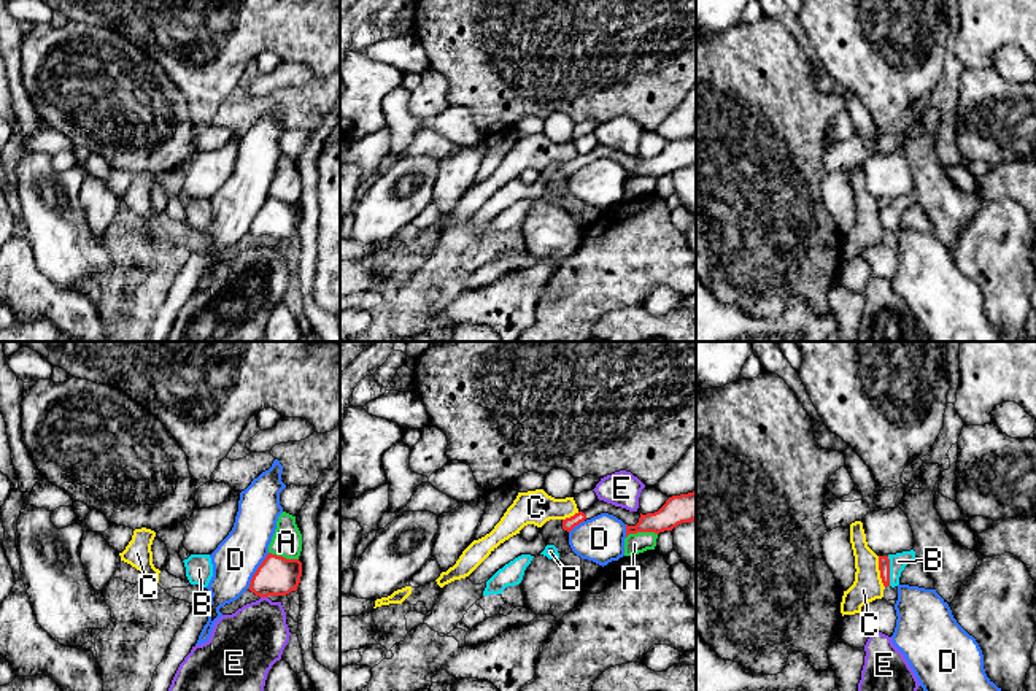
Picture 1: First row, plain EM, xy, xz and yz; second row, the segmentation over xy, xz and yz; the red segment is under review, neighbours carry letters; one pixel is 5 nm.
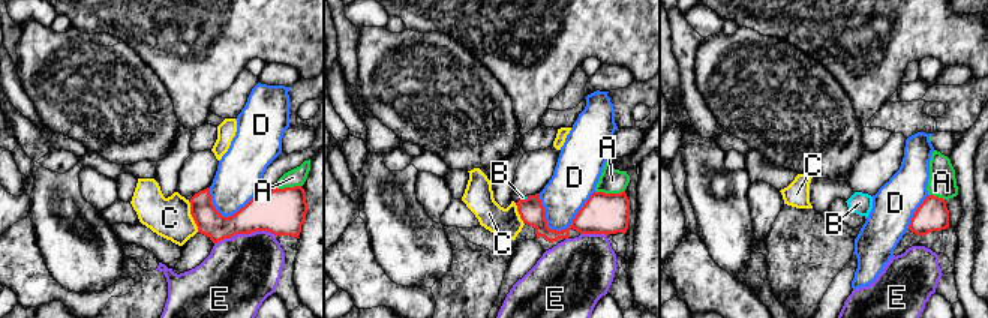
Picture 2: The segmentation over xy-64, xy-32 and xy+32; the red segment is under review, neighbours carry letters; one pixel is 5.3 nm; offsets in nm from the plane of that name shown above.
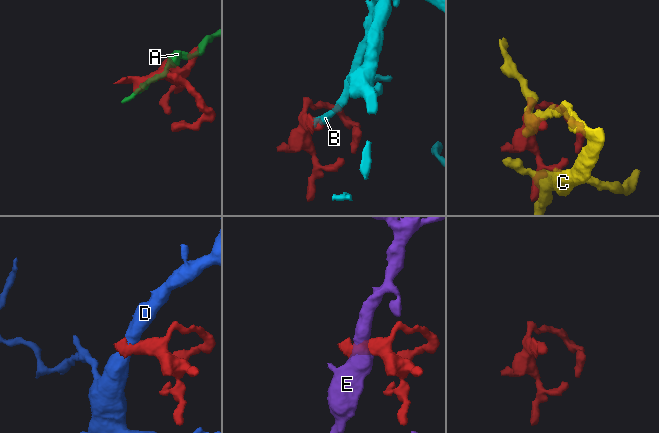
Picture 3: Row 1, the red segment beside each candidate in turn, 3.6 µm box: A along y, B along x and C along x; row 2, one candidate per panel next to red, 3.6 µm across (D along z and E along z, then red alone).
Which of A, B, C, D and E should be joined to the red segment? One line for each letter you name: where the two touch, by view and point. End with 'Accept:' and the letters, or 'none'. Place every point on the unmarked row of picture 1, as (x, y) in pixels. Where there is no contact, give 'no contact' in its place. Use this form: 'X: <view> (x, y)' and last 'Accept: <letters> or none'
B: yz (889, 215)
Accept: B

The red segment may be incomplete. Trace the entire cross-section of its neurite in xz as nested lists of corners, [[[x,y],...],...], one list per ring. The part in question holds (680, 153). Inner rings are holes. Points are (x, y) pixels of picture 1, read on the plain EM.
[[[696,135],[680,140],[672,140],[655,157],[647,157],[639,162],[636,170],[626,168],[626,181],[637,176],[664,176],[672,175],[682,167],[696,164]]]

